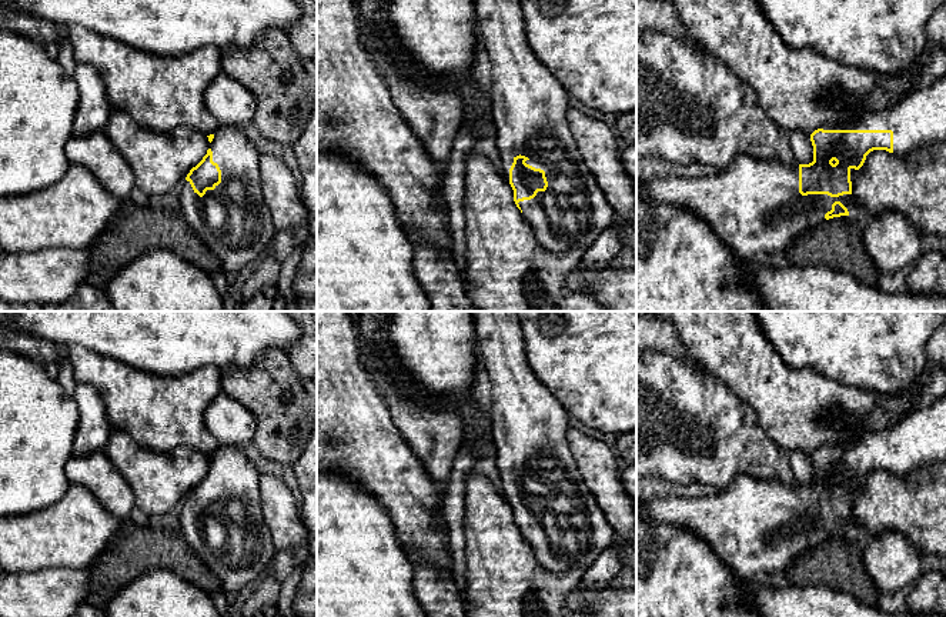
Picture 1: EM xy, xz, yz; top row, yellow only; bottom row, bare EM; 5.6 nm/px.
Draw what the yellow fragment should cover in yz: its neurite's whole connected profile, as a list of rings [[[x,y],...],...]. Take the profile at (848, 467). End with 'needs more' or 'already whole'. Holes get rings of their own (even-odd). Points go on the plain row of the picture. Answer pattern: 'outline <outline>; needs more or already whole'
outline [[[946,393],[930,407],[907,414],[892,428],[865,433],[850,444],[832,444],[815,450],[810,461],[813,481],[809,484],[786,486],[776,477],[763,480],[741,474],[726,490],[716,491],[711,497],[645,497],[636,503],[636,513],[653,526],[668,523],[691,530],[711,546],[739,580],[785,574],[795,560],[820,543],[853,534],[856,528],[852,517],[850,490],[859,490],[870,471],[886,470],[893,474],[906,474],[925,463],[946,463]]]; needs more

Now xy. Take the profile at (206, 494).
outline [[[218,446],[207,457],[207,474],[183,503],[180,531],[198,558],[221,580],[227,598],[233,600],[240,590],[254,586],[268,571],[277,548],[261,510],[261,474],[244,450]]]; needs more

